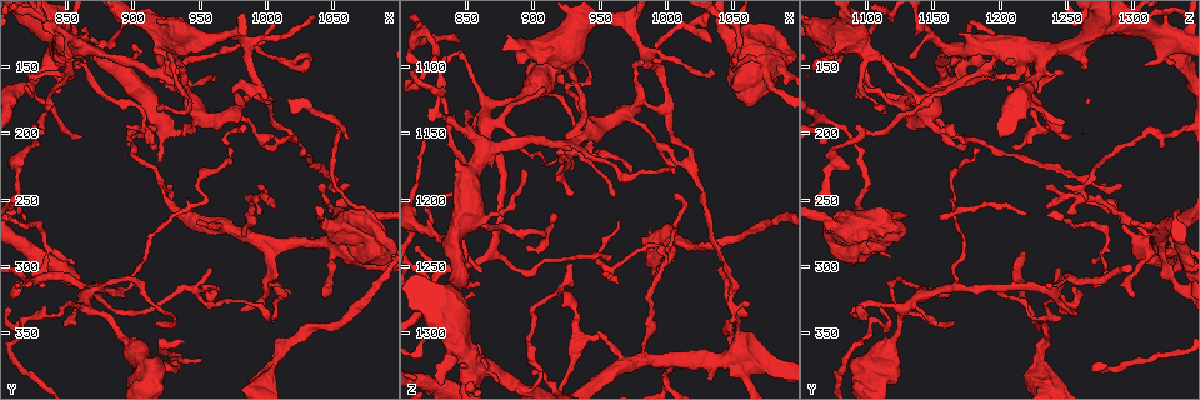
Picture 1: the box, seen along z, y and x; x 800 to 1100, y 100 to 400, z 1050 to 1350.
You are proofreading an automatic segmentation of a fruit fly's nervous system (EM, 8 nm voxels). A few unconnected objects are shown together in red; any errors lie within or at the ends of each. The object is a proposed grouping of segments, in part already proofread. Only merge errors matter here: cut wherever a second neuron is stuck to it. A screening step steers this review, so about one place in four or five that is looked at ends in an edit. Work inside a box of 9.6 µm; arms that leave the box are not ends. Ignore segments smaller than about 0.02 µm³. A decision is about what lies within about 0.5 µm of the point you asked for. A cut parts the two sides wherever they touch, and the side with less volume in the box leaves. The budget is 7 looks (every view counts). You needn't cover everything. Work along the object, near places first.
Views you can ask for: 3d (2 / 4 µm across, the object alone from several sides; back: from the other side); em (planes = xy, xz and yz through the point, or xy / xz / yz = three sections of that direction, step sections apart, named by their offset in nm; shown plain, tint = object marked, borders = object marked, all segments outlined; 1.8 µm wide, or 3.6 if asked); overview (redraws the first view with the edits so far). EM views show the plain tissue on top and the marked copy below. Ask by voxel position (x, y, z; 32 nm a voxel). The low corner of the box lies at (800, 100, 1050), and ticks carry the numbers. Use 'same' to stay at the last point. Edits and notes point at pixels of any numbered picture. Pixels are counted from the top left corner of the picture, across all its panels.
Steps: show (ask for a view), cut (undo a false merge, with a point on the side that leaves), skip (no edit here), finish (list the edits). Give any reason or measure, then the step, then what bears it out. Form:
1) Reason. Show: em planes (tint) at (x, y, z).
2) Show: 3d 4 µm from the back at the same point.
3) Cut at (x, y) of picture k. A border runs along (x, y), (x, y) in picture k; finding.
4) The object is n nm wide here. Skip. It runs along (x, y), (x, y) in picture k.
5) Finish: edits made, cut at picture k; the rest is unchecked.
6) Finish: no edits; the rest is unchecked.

Sudden change in width. Show: em xz step 8 (tint) at (984, 276, 1320).

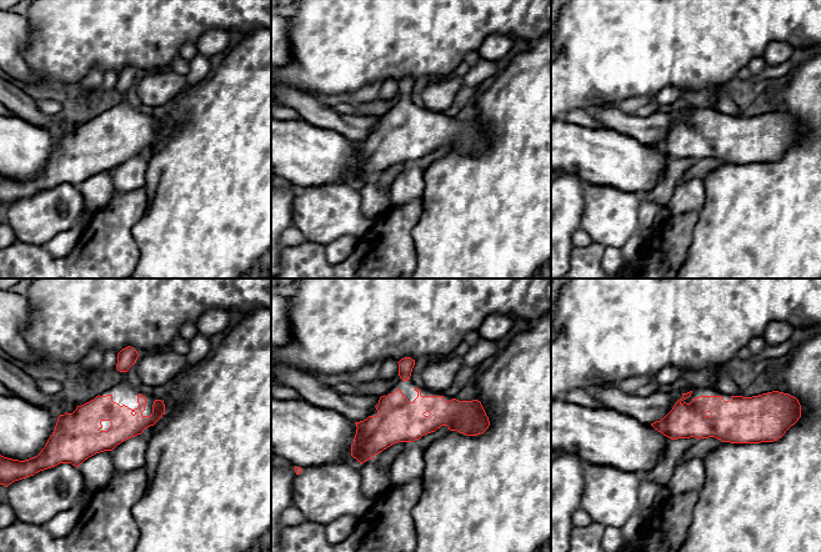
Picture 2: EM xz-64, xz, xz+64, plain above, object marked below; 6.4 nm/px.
Show: em planes (borders) at the same point.

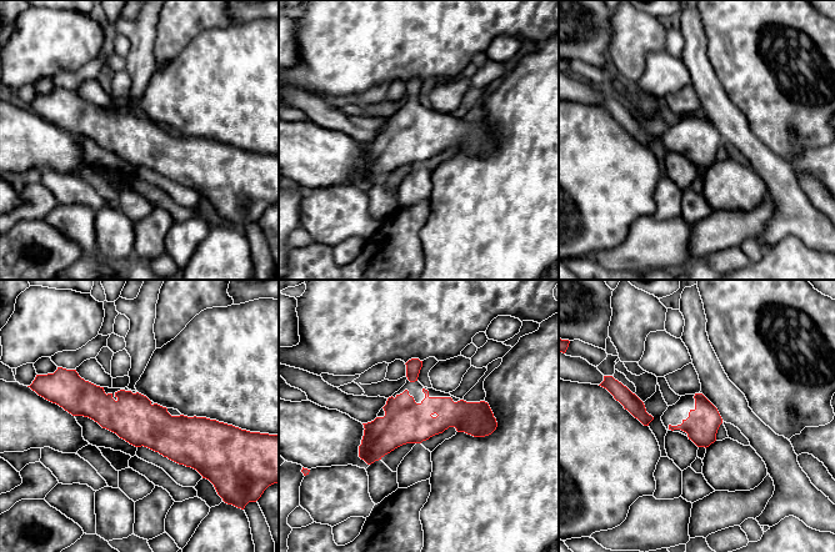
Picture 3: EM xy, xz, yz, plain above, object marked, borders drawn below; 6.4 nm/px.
The object is 220 nm wide here. Skip. It runs along (66, 401), (154, 427), (214, 426) in picture 3; continuous, no second neuron.

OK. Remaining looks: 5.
Thick turns thin. Show: em planes (tint) at (934, 166, 1154).

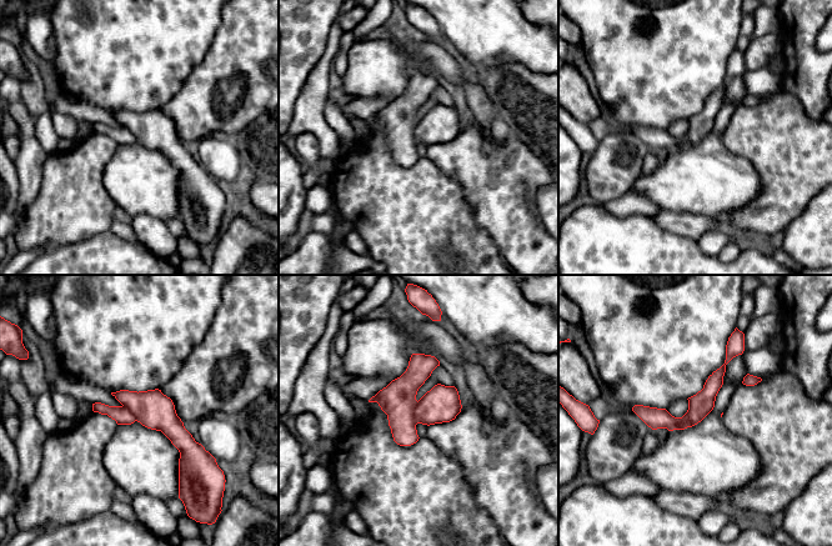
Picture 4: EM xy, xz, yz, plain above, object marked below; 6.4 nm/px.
Cut at (397, 400) of picture 4. A border runs along (417, 401), (414, 409), (415, 424) in picture 4; a second neuron is stuck on.

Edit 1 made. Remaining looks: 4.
Show: 3d 4 µm from the back at (822, 166, 1224).

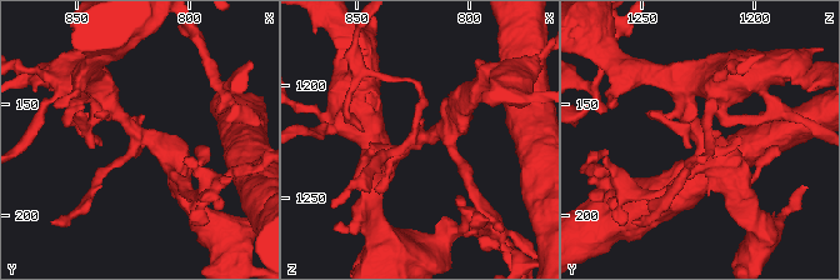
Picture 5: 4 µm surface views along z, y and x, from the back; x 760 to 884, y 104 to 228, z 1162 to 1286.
Need the tissue. Show: em planes (tint) at (822, 166, 1223).

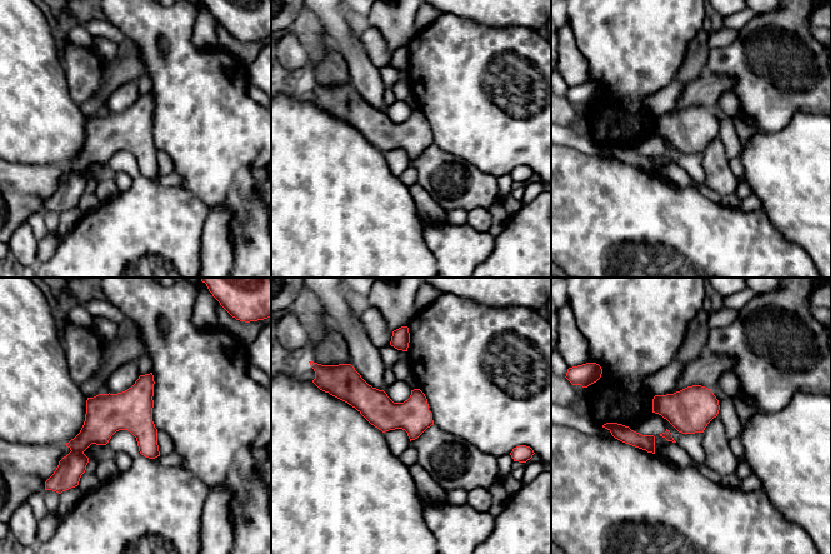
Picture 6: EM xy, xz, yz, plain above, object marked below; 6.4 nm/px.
Skip. It runs along (149, 377), (78, 448), (74, 465) in picture 6; all the same neuron.

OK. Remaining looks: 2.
Finish: edits made, cut at picture 4; the rest is unchecked.

